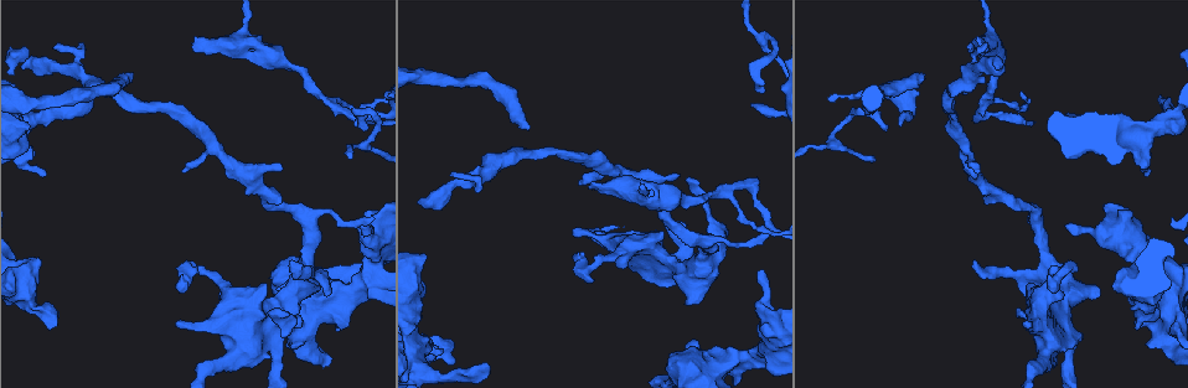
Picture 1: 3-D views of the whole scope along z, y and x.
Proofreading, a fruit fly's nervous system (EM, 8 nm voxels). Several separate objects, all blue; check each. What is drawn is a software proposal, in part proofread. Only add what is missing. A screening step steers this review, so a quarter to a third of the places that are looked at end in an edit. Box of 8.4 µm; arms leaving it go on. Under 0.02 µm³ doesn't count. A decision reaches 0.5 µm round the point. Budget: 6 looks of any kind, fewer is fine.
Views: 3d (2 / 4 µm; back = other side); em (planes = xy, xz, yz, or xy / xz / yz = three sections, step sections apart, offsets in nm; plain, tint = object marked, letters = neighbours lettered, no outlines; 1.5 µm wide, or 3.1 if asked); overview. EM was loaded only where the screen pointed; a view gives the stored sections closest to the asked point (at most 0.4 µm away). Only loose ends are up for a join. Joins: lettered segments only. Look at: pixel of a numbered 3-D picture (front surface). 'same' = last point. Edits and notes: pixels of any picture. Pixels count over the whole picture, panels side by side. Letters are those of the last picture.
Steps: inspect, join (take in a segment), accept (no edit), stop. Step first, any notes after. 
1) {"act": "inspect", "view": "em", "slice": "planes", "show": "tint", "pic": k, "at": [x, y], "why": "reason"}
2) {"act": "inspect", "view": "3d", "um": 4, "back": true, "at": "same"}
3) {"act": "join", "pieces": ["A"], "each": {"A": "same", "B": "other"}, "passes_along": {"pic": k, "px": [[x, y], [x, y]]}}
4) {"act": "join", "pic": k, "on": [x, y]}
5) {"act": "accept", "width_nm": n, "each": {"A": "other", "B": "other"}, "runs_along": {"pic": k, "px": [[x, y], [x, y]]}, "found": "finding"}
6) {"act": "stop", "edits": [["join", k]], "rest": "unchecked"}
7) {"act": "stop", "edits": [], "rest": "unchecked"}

{"act": "inspect", "view": "em", "slice": "planes", "show": "letters", "pic": 1, "at": [486, 364], "why": "branch stops here"}

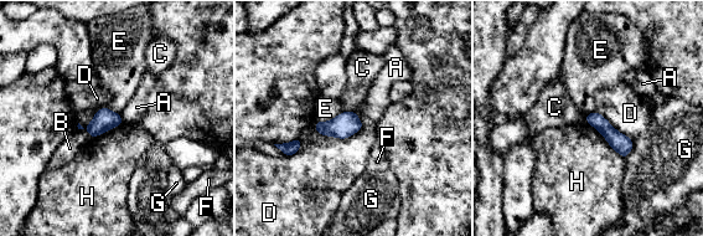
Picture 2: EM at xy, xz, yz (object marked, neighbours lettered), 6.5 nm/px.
{"act": "accept", "longest_contact_nm": ["H", 380], "each": {"A": "other", "B": "other", "C": "other", "D": "other", "E": "other", "F": "other", "G": "other", "H": "other"}, "found": "no lettered segment goes on from it"}

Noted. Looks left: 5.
{"act": "inspect", "view": "em", "slice": "planes", "show": "letters", "pic": 1, "at": [527, 128], "why": "end of a long branch"}

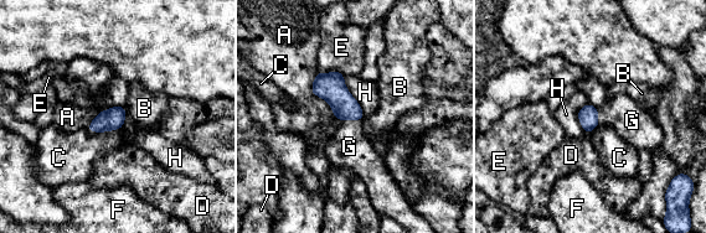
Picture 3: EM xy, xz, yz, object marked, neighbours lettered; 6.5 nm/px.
{"act": "join", "pieces": ["G"], "each": {"A": "other", "B": "other", "C": "other", "D": "other", "E": "other", "F": "other", "G": "same", "H": "other"}, "passes_along": {"pic": 3, "px": [[330, 87], [351, 119], [349, 146]]}, "found": "it goes on there"}

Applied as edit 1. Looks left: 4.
{"act": "inspect", "view": "em", "slice": "planes", "show": "plain", "pic": 1, "at": [198, 38], "why": "free end"}

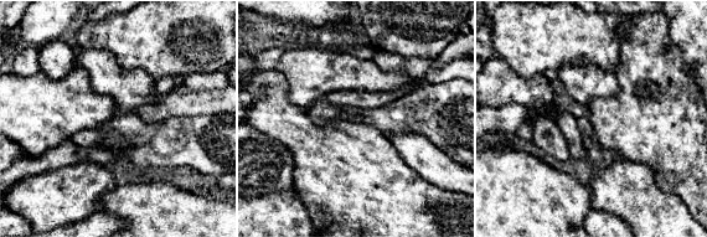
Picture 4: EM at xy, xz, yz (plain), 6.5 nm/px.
{"act": "inspect", "view": "em", "slice": "planes", "show": "letters", "at": "same", "why": "what lies round it"}

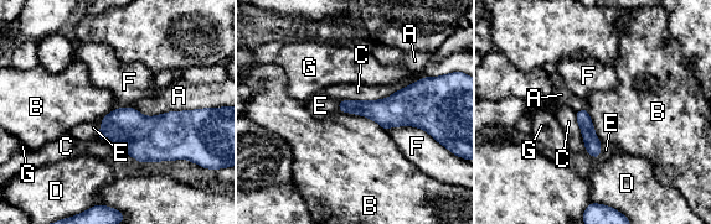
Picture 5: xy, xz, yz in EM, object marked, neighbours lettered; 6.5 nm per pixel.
{"act": "join", "pieces": ["E"], "each": {"A": "other", "B": "other", "C": "other", "D": "other", "E": "same", "F": "other", "G": "other"}, "passes_along": {"pic": 5, "px": [[134, 134], [101, 128], [84, 131]]}, "found": "the cell continues"}

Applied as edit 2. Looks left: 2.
{"act": "stop", "edits": [["join", 3], ["join", 5]], "rest": "unchecked"}

